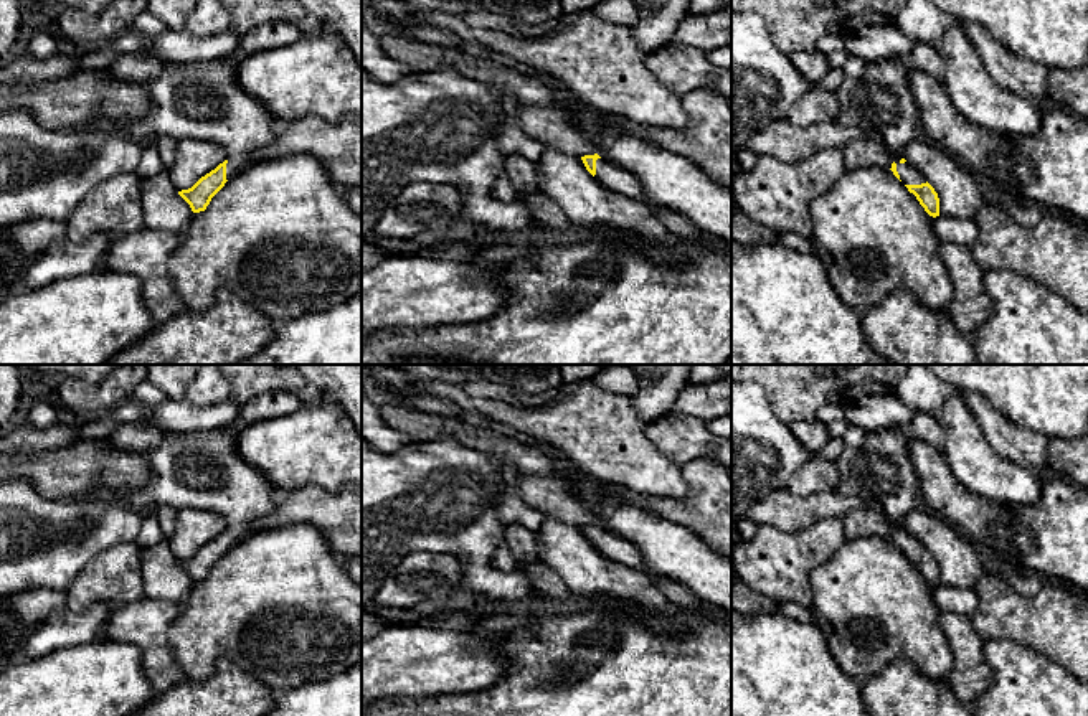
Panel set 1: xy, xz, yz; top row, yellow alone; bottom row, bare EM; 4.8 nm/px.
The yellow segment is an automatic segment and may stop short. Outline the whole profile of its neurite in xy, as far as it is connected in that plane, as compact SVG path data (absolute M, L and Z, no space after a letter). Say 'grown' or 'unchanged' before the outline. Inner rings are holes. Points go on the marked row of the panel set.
grown; M271 21L241 36L238 48L226 58L216 61L168 63L162 73L145 81L149 92L149 111L135 120L125 120L114 129L127 134L134 142L145 145L157 137L213 140L223 145L228 157L215 170L201 177L192 188L178 191L193 213L205 211L211 198L228 180L249 167L253 152L272 142L279 122L253 96L241 91L234 79L234 69L248 56L259 51L281 48L299 41L304 35L287 21Z

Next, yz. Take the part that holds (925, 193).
grown; M921 41L915 43L915 48L903 56L868 63L860 78L847 76L835 91L839 99L835 122L840 125L852 124L863 130L875 129L893 157L890 168L893 175L916 196L925 211L936 218L939 216L938 193L911 163L900 157L905 145L915 139L915 129L920 124L918 106L915 104L908 86L908 74L911 71L923 71L941 82L944 81L944 64L934 45Z

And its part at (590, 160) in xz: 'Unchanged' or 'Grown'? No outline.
Grown

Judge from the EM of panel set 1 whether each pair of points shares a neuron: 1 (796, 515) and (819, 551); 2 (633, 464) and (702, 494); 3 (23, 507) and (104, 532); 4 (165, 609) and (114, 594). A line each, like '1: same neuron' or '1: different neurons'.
1: different neurons
2: different neurons
3: same neuron
4: different neurons

